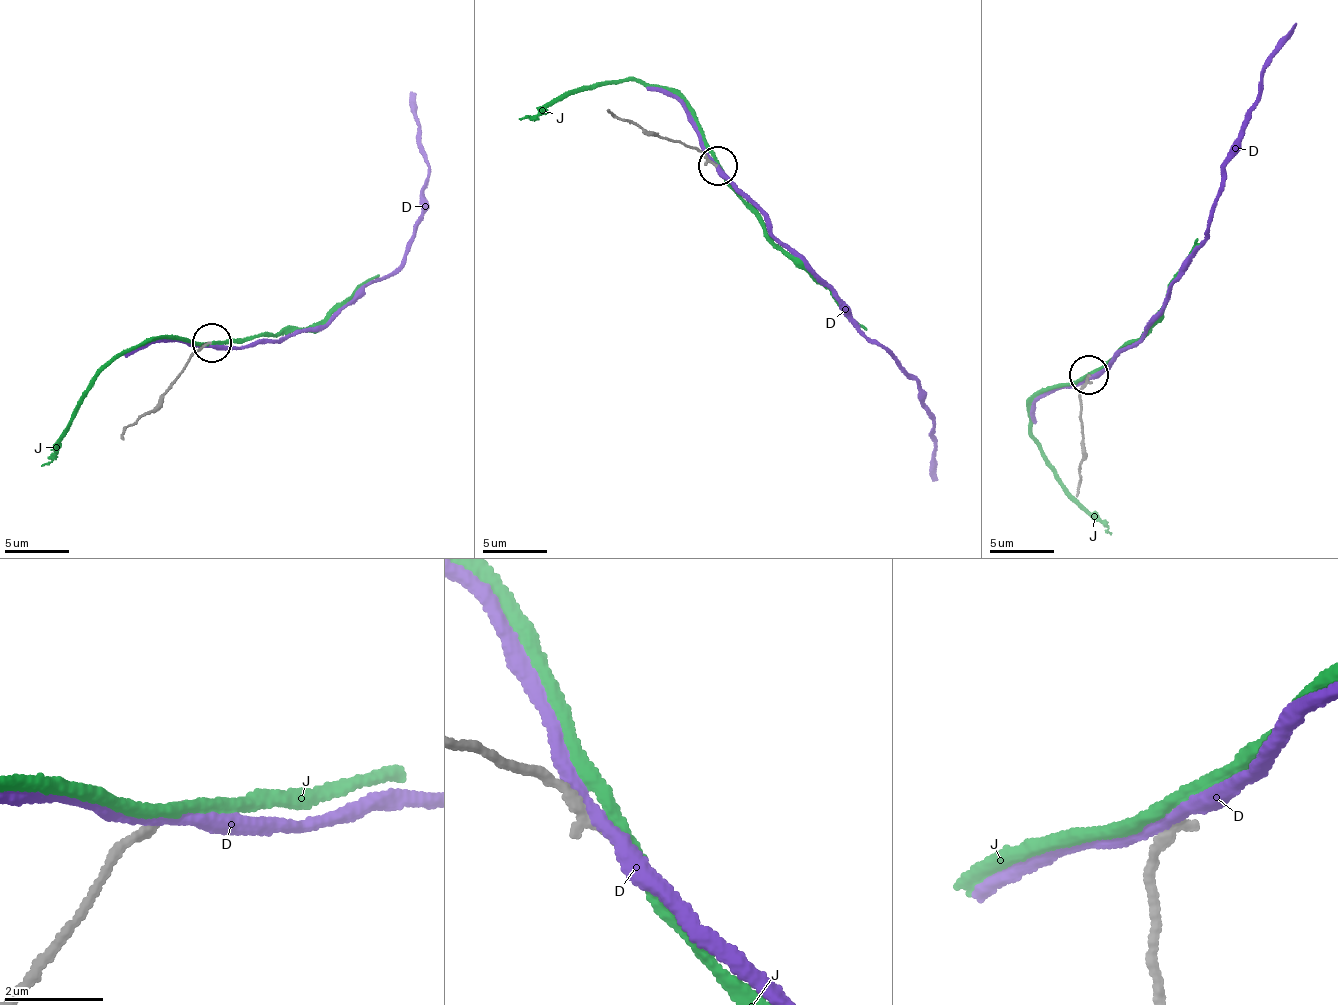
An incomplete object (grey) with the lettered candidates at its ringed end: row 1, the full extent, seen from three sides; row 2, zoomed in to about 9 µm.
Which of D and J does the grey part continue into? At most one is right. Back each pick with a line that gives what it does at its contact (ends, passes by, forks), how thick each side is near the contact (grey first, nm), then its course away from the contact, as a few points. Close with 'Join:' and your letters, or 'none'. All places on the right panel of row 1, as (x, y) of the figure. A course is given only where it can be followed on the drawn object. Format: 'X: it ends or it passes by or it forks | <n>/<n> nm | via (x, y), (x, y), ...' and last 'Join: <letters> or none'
Join: none

